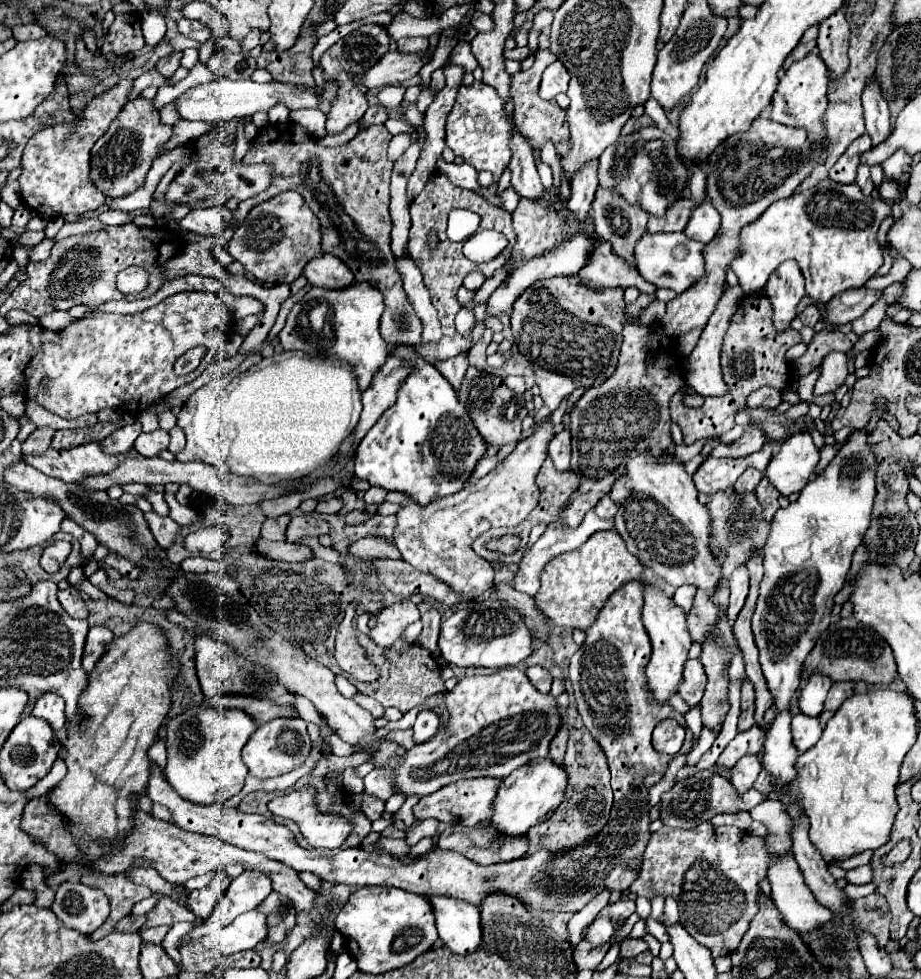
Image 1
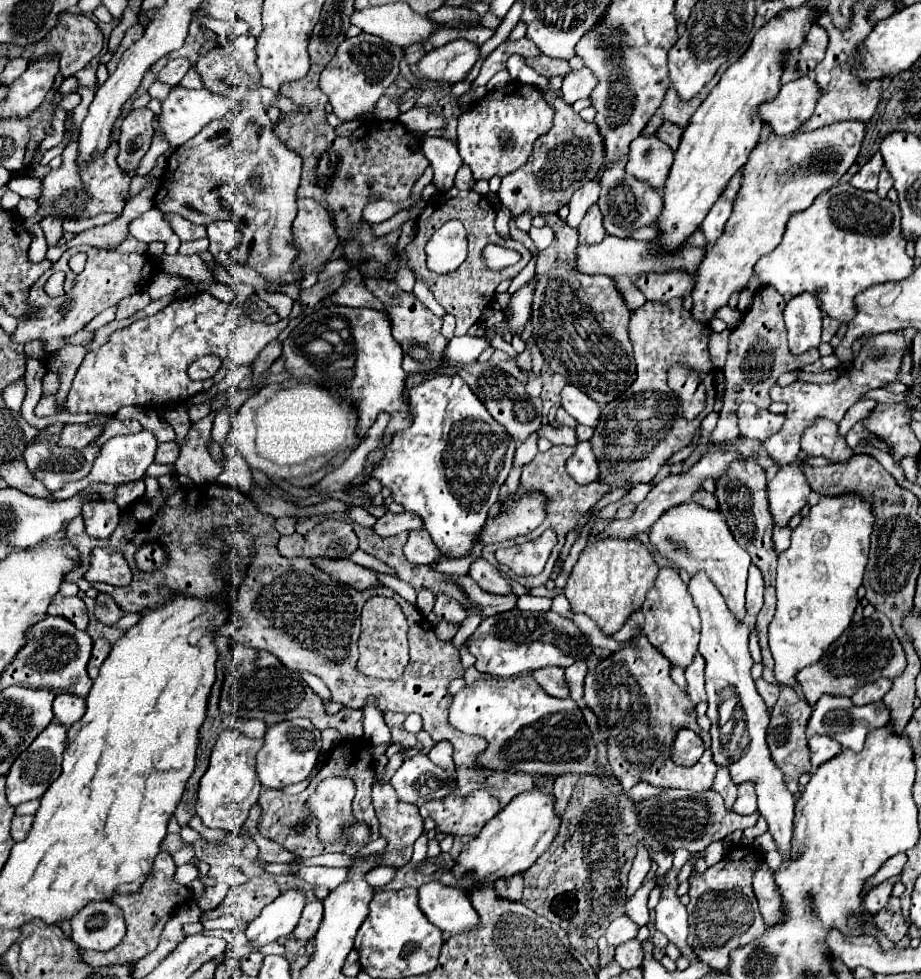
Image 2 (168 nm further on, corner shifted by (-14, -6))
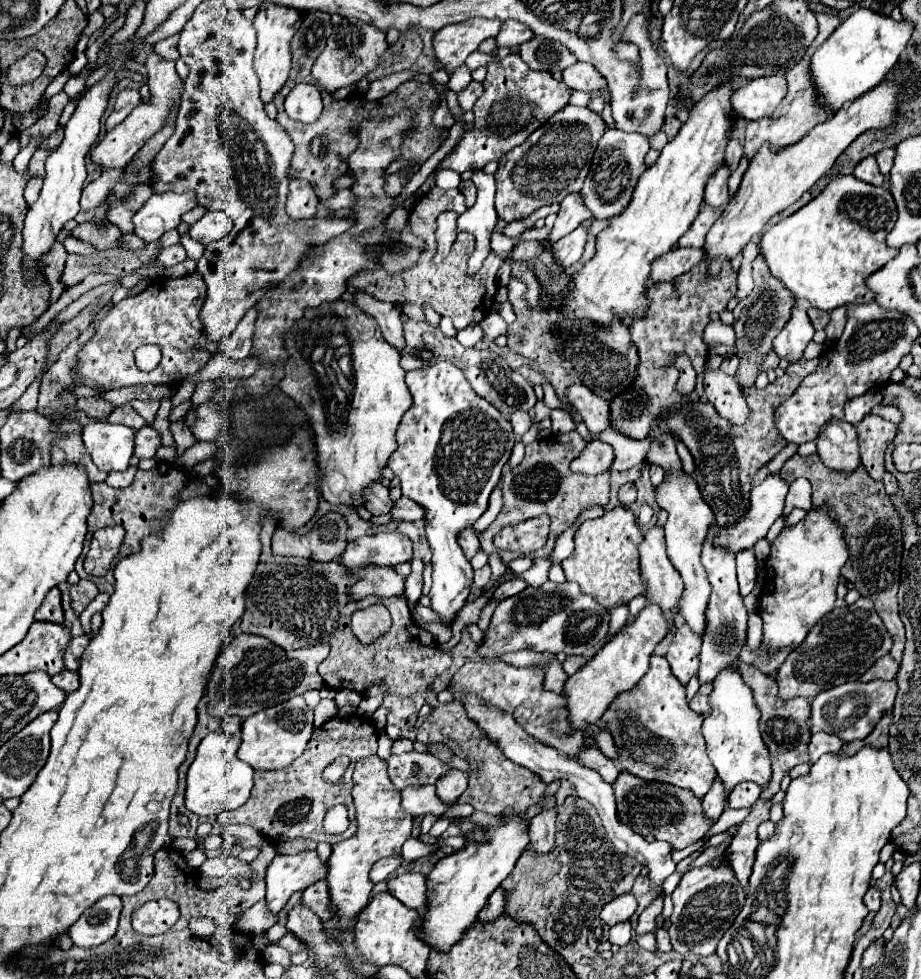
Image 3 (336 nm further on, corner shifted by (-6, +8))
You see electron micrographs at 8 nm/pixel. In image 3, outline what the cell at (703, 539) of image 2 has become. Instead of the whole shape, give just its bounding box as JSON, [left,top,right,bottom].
[698,525,748,683]

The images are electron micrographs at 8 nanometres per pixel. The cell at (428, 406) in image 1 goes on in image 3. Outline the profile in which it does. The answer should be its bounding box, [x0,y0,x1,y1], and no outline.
[388,363,514,625]

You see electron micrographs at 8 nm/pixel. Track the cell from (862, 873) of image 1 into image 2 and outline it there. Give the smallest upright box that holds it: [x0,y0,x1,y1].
[864,877,898,913]

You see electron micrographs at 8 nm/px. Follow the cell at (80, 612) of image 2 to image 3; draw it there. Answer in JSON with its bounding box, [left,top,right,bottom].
[34,587,64,623]

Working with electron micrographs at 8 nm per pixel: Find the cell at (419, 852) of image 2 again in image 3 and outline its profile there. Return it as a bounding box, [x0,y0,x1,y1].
[394,837,438,875]

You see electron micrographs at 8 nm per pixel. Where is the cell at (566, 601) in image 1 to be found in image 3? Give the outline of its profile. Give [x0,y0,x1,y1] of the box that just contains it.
[562,507,646,609]

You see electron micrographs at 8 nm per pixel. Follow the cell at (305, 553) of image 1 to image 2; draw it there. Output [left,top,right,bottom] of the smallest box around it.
[312,557,378,589]

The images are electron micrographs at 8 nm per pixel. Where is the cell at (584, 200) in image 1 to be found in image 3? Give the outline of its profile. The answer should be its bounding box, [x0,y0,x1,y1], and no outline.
[552,221,590,271]

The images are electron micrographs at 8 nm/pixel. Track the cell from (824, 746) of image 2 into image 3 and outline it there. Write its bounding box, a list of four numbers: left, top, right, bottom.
[808,733,844,763]

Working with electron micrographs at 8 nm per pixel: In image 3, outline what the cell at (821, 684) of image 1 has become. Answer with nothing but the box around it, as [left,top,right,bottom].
[810,681,896,741]

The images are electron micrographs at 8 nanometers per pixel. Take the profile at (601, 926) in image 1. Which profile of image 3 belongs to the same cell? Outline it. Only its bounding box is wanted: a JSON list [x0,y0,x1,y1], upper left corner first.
[600,893,636,925]

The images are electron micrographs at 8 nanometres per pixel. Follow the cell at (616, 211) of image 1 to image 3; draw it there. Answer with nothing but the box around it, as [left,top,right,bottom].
[580,129,650,219]

